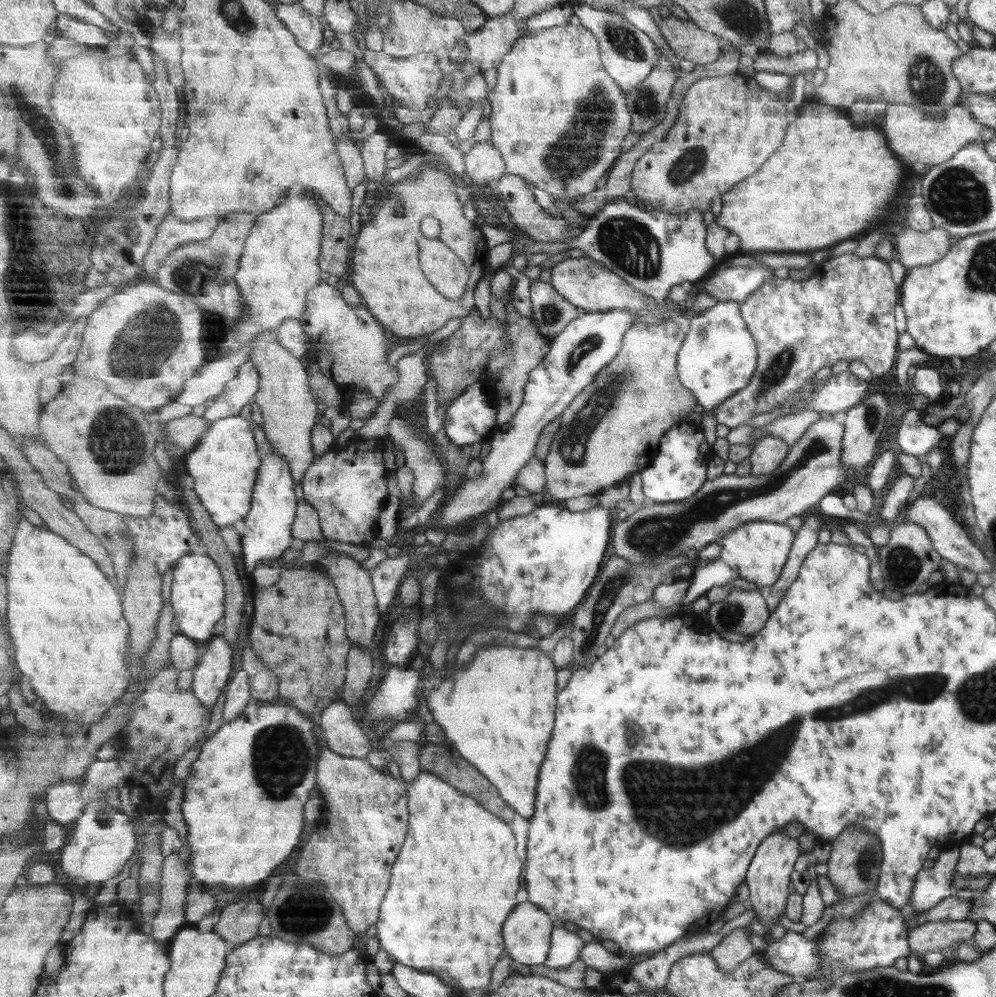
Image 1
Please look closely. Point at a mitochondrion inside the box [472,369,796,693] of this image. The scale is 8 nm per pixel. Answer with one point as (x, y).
(617, 581)

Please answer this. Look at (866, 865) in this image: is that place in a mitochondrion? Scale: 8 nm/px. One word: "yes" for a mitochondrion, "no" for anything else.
yes

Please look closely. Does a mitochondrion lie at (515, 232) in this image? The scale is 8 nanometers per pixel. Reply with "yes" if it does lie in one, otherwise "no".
no

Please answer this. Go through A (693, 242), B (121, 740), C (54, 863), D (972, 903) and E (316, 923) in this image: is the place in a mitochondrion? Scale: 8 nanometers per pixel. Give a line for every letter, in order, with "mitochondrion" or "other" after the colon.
A: other
B: other
C: other
D: other
E: mitochondrion

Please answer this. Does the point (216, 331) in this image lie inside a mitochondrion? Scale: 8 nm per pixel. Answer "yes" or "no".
yes

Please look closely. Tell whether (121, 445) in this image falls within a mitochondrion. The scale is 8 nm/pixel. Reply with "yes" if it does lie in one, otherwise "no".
yes

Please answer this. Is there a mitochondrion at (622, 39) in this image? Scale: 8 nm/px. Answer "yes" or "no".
yes

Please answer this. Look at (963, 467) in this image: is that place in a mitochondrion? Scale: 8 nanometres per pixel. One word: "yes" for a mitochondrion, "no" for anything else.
no

